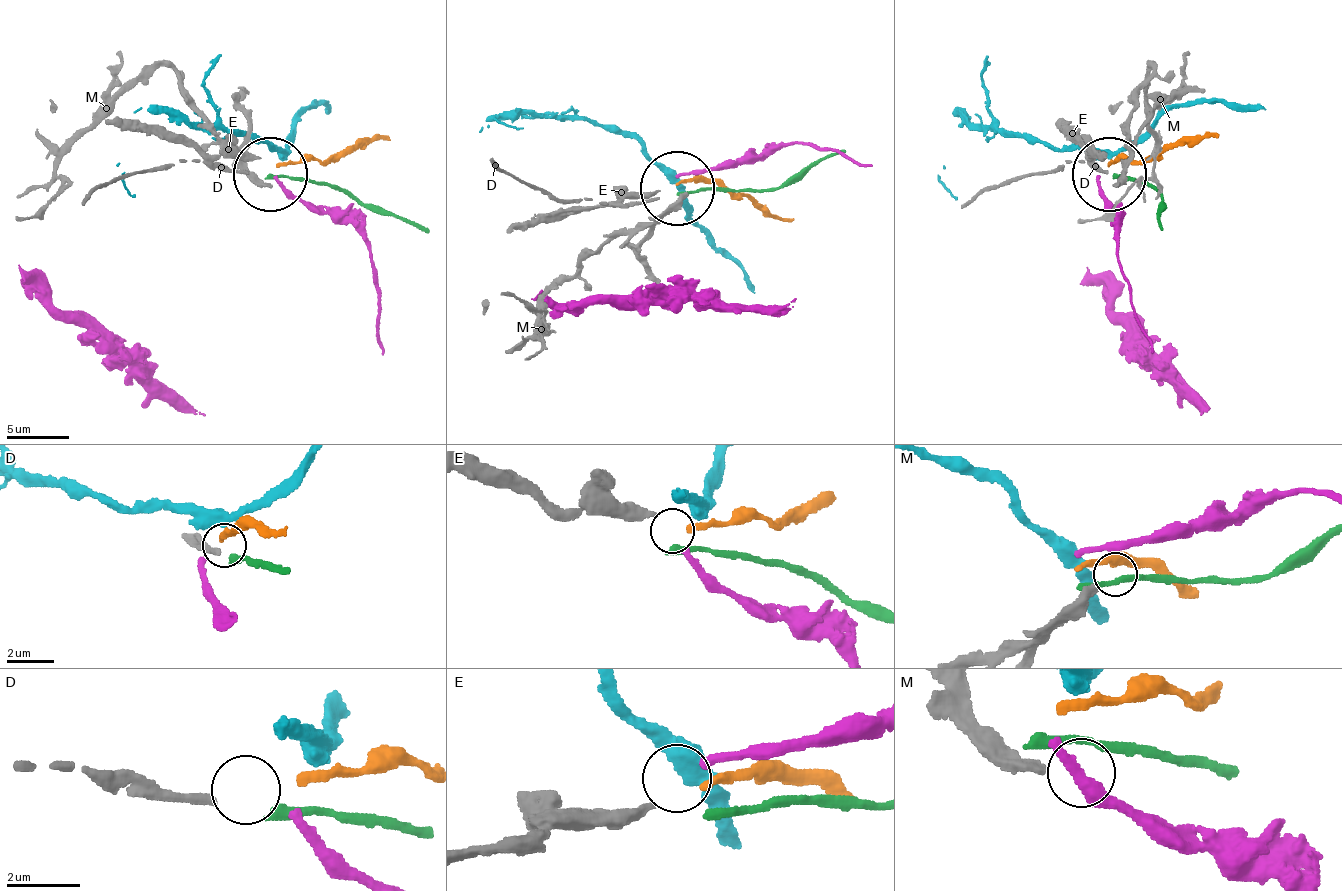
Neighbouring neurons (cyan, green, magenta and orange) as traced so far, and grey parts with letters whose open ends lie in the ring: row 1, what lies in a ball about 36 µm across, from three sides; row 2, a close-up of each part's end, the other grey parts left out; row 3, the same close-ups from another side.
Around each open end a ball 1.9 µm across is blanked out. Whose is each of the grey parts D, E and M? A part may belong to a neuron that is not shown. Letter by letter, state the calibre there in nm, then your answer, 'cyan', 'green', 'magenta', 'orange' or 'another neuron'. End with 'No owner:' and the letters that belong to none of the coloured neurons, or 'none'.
D: 240 nm | green
E: 280 nm | magenta
M: 280 nm | another neuron
No owner: M

